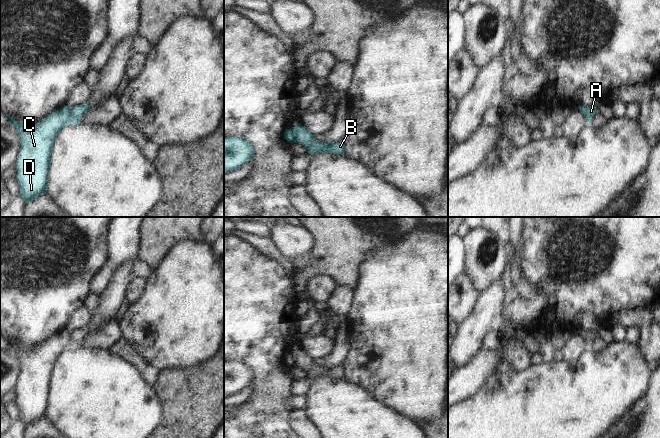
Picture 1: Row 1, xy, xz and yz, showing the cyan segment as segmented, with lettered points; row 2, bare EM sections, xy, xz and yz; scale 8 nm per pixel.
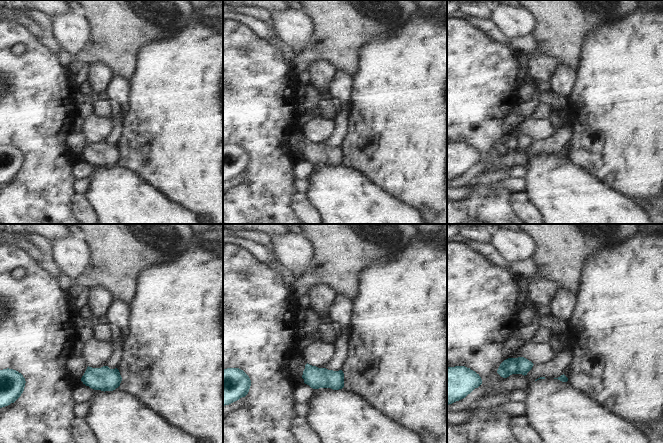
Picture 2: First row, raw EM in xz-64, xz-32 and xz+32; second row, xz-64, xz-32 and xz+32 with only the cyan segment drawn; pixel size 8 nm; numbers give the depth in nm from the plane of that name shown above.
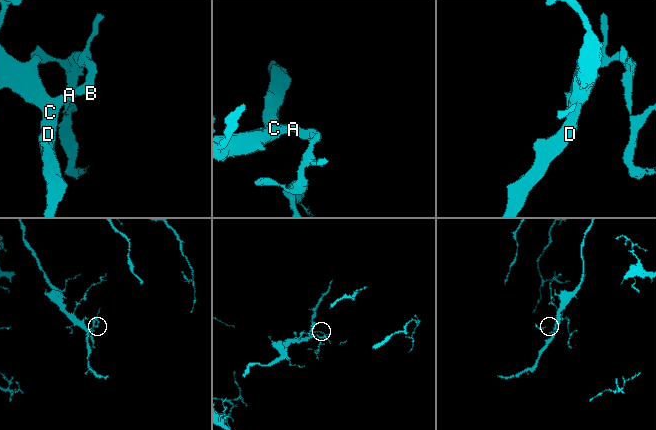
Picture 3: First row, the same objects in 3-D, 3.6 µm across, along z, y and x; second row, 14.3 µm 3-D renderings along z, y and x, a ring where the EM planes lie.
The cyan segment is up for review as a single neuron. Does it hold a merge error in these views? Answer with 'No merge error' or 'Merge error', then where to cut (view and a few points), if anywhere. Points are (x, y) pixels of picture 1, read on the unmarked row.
Merge error. Split along xy (71, 332), (73, 346).

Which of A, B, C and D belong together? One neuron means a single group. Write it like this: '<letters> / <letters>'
A B / C D

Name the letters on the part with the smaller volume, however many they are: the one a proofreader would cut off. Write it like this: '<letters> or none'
A, B

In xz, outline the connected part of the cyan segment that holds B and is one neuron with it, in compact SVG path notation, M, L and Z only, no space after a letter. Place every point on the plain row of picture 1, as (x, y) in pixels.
M299 347L293 351L293 354L297 359L296 366L302 368L310 379L318 377L334 377L341 380L345 378L344 365L340 365L338 367L324 367L316 365L314 358Z

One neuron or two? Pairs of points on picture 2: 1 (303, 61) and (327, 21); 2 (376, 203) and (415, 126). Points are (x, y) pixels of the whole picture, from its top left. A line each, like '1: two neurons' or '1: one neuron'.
1: one neuron
2: two neurons

